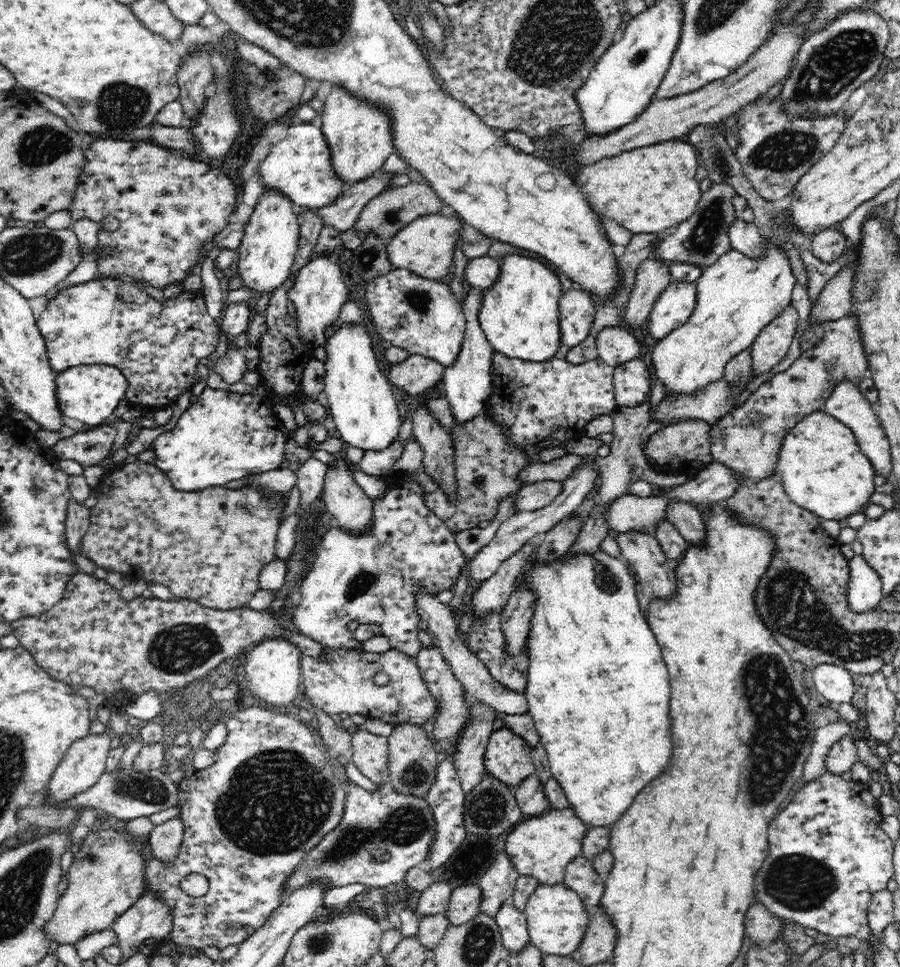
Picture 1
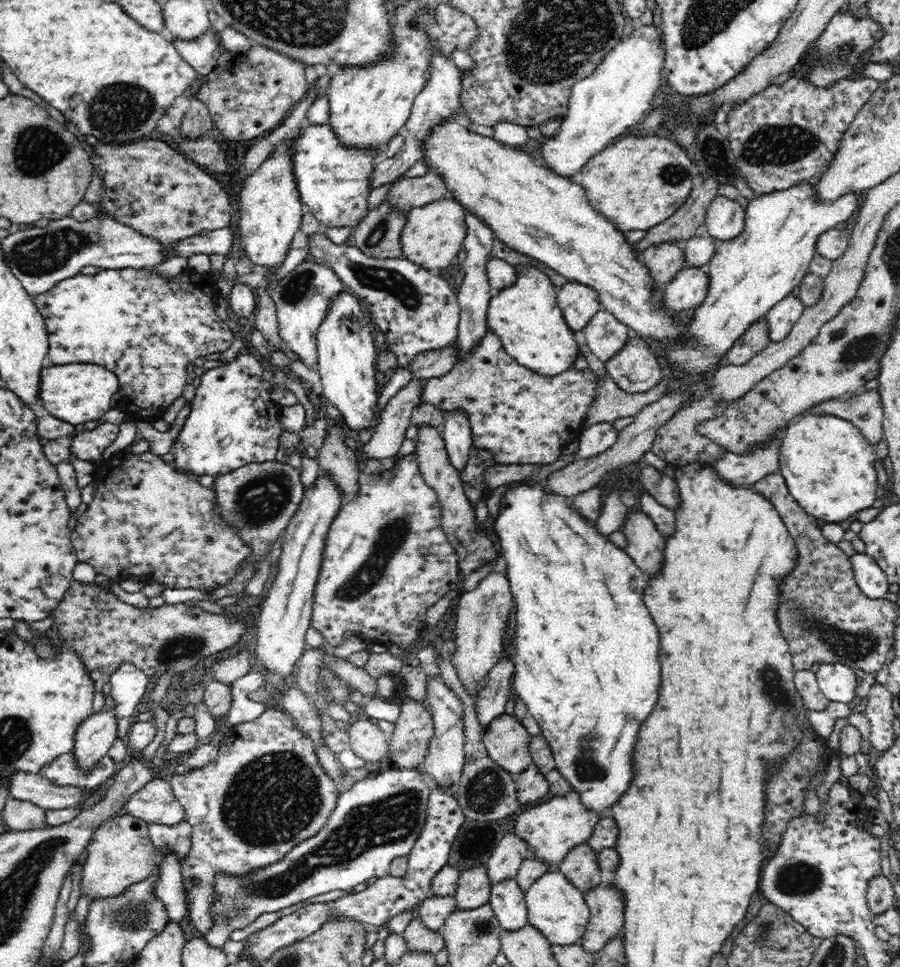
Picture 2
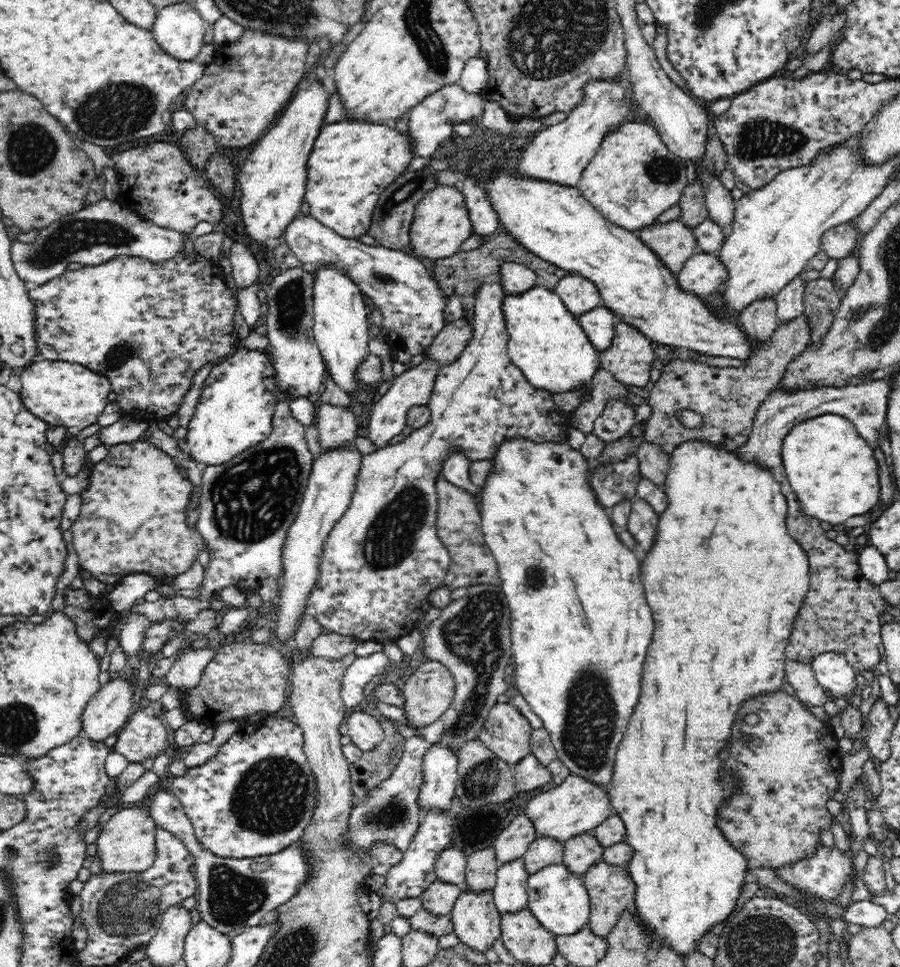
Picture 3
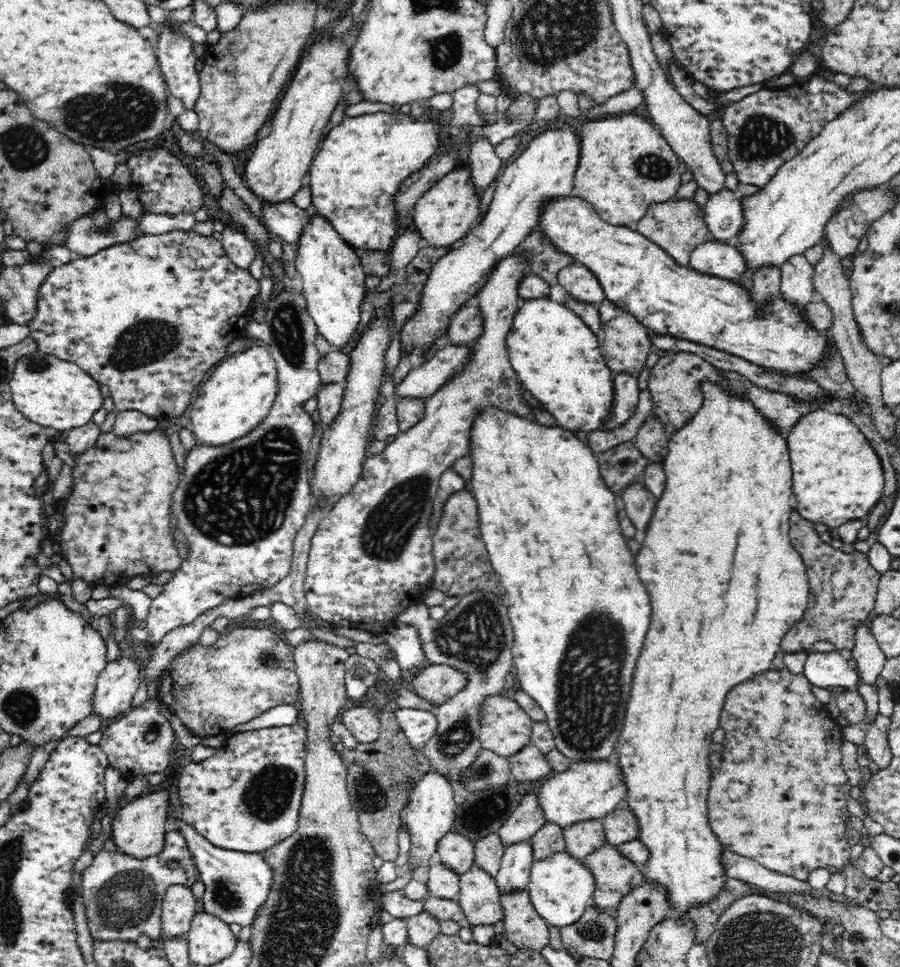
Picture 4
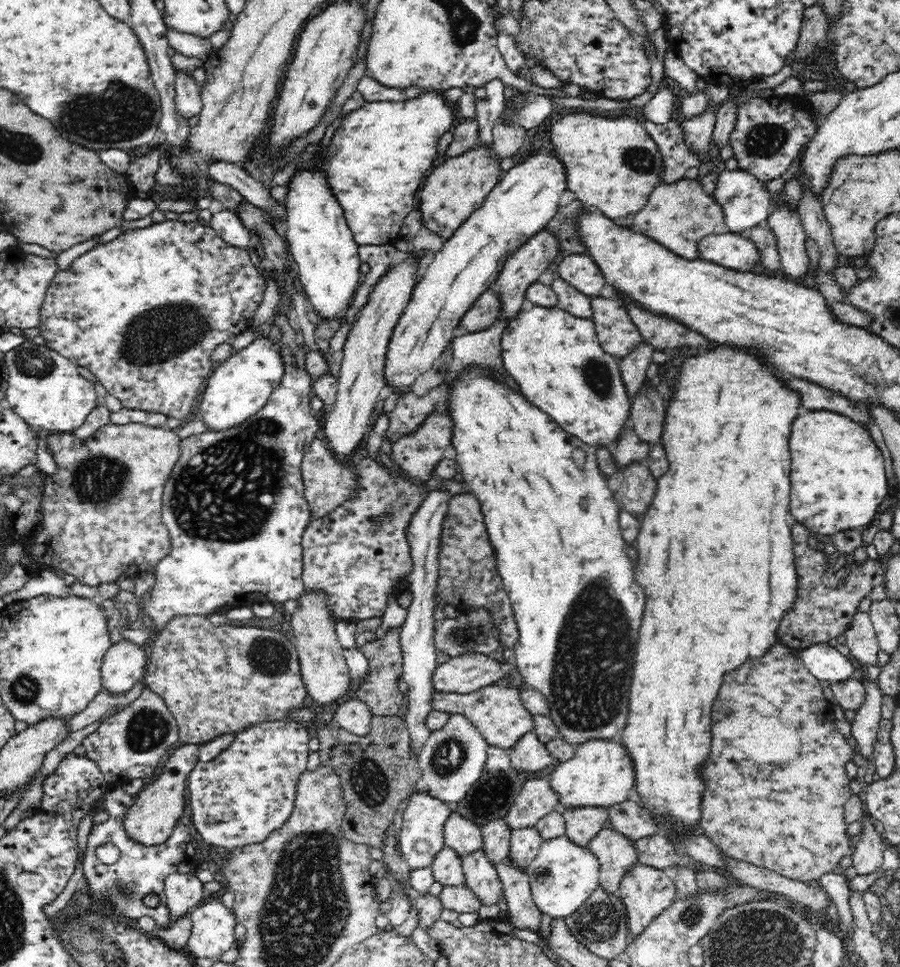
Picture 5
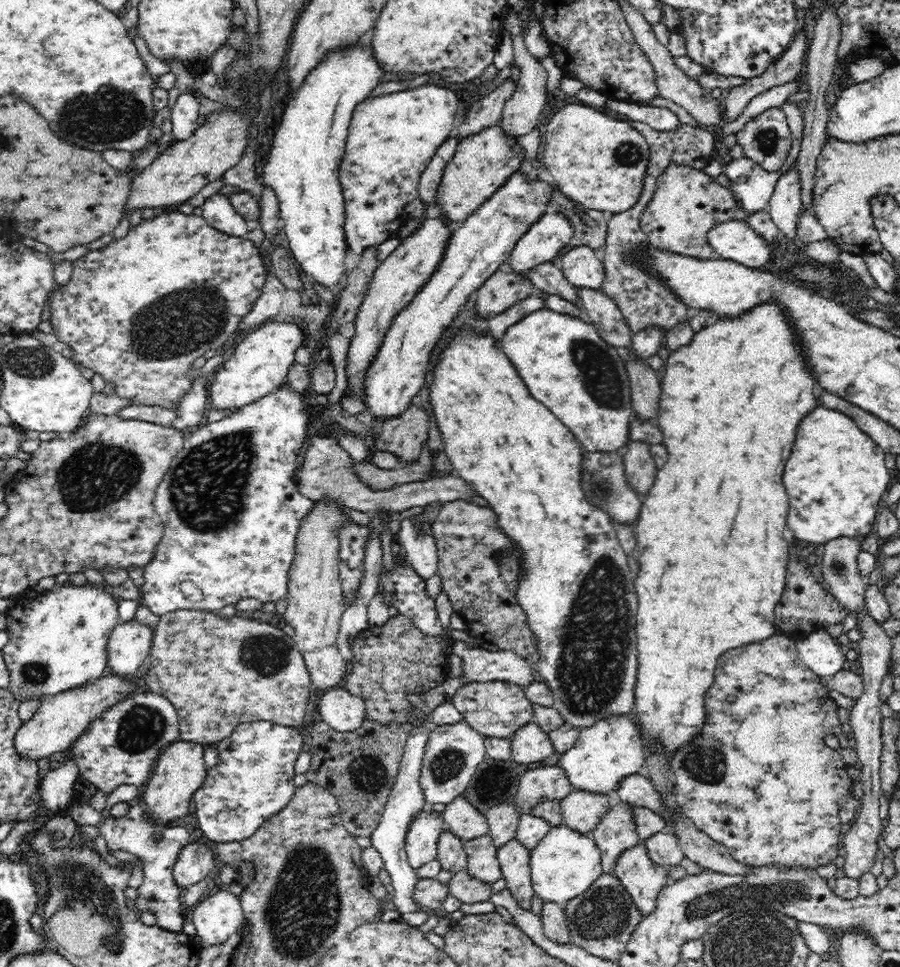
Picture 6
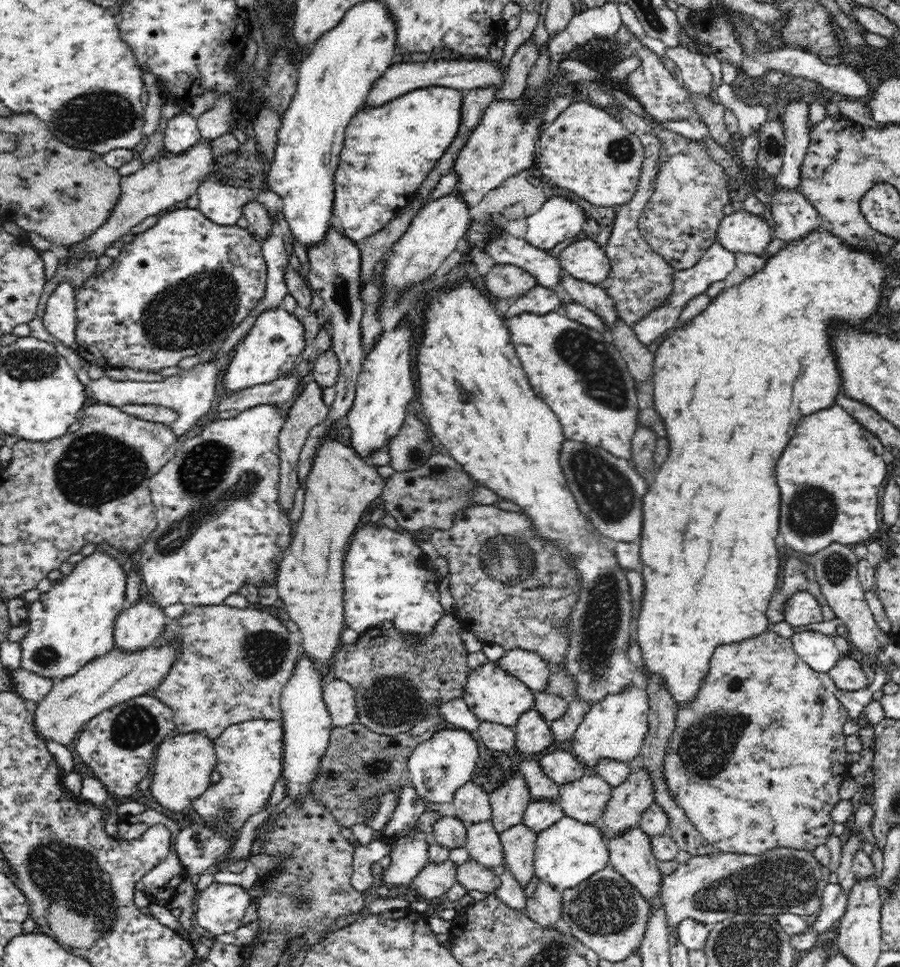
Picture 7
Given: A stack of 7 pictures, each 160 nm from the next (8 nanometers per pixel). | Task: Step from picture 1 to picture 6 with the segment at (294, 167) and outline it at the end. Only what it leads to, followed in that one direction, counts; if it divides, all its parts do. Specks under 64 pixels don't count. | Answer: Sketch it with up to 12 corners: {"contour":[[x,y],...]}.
{"contour":[[438,82],[356,106],[339,182],[362,255],[396,236],[452,134]]}

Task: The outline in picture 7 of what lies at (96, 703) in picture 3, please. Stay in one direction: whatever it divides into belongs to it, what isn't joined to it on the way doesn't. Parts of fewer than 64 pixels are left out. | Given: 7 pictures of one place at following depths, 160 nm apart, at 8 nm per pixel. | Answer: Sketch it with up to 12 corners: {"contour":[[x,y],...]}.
{"contour":[[142,598],[115,623],[115,648],[148,648],[168,621]]}

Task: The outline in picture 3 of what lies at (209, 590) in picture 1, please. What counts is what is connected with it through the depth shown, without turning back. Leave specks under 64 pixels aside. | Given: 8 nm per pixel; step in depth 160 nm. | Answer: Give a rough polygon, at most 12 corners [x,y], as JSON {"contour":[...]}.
{"contour":[[147,440],[106,445],[72,526],[80,570],[163,580],[208,550],[192,483]]}

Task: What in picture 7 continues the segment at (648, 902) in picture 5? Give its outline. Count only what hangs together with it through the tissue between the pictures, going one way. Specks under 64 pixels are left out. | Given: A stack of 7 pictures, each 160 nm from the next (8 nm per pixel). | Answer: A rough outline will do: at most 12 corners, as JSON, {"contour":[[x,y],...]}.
{"contour":[[639,827],[607,840],[609,865],[650,902],[663,874]]}

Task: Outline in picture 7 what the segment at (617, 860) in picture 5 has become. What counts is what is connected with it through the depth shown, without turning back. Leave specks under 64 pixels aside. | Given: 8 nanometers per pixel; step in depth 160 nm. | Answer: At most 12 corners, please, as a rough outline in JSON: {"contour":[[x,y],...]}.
{"contour":[[641,756],[612,789],[599,828],[605,841],[638,827],[654,802]]}

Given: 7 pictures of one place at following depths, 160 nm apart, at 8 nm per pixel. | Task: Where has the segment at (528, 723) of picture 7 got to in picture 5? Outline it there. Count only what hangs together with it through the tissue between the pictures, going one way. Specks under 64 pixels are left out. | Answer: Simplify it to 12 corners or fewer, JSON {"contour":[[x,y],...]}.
{"contour":[[534,732],[507,753],[511,767],[538,772],[554,762]]}

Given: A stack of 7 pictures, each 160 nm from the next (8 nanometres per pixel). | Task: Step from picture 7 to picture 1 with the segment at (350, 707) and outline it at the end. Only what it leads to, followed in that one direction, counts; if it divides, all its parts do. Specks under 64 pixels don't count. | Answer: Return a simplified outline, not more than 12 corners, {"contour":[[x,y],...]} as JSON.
{"contour":[[351,738],[353,763],[377,785],[389,782],[389,739]]}

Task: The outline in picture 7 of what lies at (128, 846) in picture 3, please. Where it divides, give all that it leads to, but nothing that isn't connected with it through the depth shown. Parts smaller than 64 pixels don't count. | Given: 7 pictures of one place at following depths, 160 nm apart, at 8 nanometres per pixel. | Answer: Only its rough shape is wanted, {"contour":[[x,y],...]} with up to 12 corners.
{"contour":[[199,729],[168,737],[149,786],[166,811],[212,785],[215,741]]}

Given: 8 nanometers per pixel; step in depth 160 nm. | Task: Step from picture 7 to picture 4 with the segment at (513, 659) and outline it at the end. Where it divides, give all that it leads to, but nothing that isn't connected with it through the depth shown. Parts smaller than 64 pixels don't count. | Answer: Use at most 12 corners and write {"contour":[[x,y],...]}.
{"contour":[[444,664],[418,672],[409,689],[437,708],[467,682]]}

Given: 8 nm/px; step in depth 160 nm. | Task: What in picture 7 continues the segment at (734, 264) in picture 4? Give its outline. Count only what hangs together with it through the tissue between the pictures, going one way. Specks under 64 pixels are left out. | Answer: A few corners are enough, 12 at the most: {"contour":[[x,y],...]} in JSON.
{"contour":[[726,215],[717,242],[732,253],[767,254],[768,217]]}

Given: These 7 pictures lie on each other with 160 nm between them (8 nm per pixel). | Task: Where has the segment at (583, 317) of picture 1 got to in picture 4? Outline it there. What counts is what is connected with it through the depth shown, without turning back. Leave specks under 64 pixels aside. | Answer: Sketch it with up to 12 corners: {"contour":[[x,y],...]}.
{"contour":[[584,265],[562,268],[557,282],[575,300],[605,299],[599,278]]}

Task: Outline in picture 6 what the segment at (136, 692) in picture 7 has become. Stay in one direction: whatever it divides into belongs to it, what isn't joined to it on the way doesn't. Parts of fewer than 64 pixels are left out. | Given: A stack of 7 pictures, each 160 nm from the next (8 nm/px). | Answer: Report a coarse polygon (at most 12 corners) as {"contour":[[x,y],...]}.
{"contour":[[102,676],[45,697],[16,753],[42,760],[74,743],[136,682]]}

